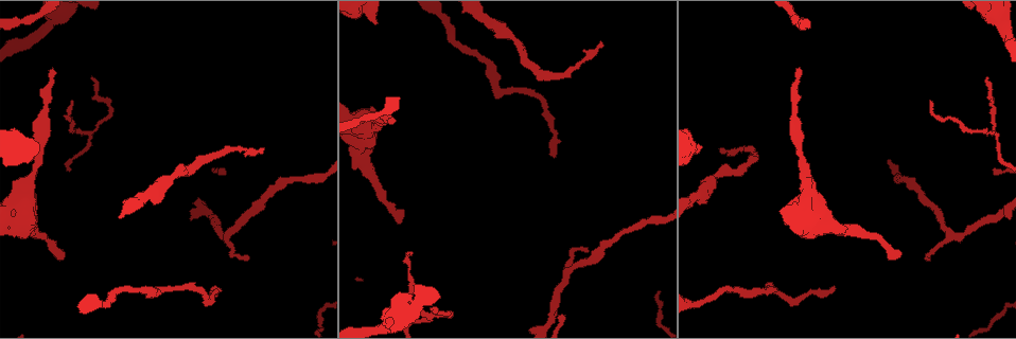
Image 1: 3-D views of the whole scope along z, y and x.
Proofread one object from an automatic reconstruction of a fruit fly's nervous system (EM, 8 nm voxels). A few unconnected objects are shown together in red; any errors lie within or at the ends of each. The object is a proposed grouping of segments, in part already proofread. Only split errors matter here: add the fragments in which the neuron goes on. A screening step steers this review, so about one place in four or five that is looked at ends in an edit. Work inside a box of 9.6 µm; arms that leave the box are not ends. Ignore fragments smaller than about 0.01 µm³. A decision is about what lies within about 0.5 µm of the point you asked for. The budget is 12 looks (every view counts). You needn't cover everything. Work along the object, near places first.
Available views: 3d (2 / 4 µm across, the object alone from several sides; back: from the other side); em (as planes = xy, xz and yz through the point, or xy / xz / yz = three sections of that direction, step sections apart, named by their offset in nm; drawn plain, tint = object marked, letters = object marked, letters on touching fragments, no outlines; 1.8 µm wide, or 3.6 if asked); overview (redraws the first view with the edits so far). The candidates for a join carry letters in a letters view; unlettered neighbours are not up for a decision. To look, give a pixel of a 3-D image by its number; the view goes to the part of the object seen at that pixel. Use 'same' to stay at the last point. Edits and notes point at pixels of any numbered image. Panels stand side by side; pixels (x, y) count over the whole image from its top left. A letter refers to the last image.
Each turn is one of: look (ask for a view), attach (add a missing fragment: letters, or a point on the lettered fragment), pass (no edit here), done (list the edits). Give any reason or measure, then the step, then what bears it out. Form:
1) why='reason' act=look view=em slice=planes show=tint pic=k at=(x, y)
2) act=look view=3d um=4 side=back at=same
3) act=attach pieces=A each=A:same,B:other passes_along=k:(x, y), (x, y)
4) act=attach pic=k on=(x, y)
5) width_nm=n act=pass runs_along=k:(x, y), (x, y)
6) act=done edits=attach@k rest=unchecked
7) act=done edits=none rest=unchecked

why='branch stops here' act=look view=em um=3.6 slice=planes show=letters pic=1 at=(701, 145)

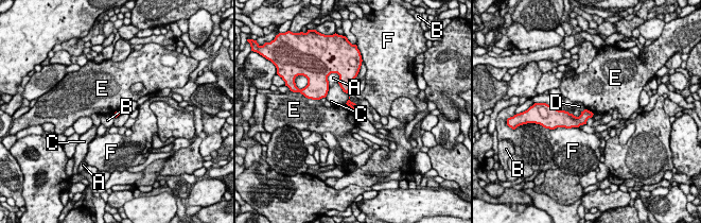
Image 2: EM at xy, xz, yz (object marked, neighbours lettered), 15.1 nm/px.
act=pass each=A:other,B:other,C:other,D:other,E:other,F:other border=2:(346, 103), (357, 110) found='none of them fits'

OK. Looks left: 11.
why='thin end' act=look view=em slice=planes show=letters pic=1 at=(72, 100)

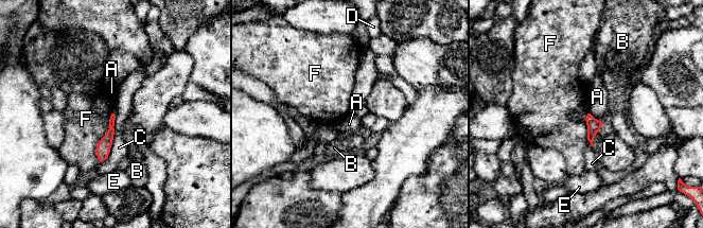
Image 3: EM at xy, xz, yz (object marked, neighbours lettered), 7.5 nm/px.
longest_contact=F:380nm act=pass each=A:other,B:other,C:other,D:other,E:other,F:other runs_along=3:(111, 121), (111, 130), (101, 157) found='no lettered fragment goes on from it'

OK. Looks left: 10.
why='branch stops here' act=look view=3d um=2 pic=1 at=(901, 253)

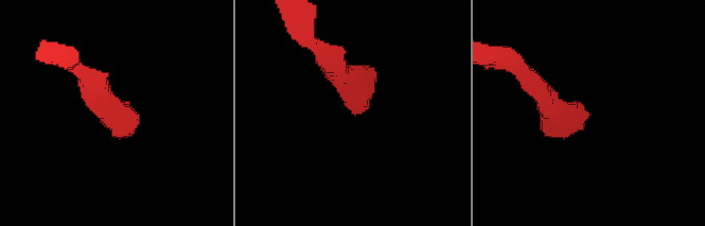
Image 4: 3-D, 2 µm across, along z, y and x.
act=look view=em slice=planes show=letters pic=4 at=(586, 119)

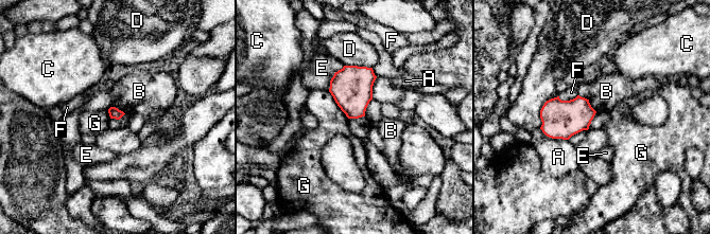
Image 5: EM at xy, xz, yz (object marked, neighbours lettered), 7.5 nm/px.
act=pass each=A:other,B:other,C:other,D:other,E:other,F:other,G:other border=5:(111, 106), (125, 113) found='none of them fits'

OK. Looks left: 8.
act=look view=3d um=4 pic=1 at=(52, 71)

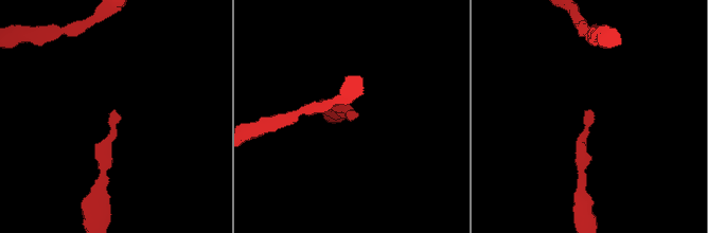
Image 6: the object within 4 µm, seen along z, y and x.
act=look view=em um=3.6 slice=planes show=letters pic=6 at=(111, 115)

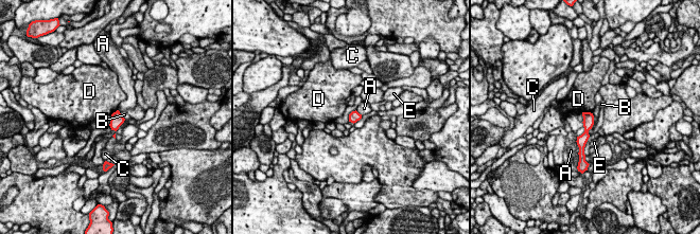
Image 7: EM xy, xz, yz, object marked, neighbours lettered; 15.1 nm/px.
act=pass each=A:other,B:other,C:other,D:other,E:other runs_along=7:(588, 114), (588, 127), (581, 146) found='no lettered fragment goes on from it'

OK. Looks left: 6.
why='abrupt turn' act=look view=3d um=4 pic=1 at=(59, 14)

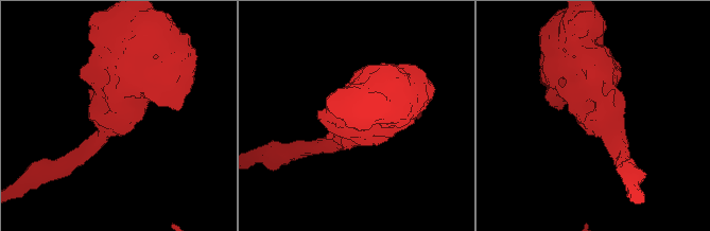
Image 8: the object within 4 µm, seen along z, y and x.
why='shape alone is not enough' act=look view=em slice=planes show=tint pic=8 at=(601, 123)

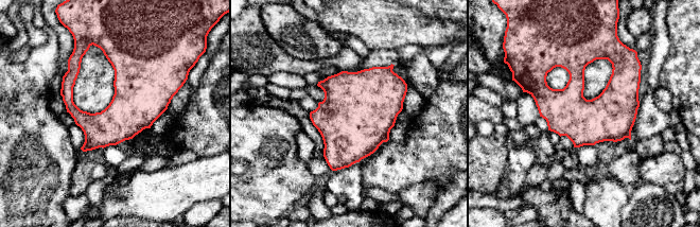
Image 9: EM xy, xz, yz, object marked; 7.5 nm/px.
act=look view=em slice=planes show=letters at=same

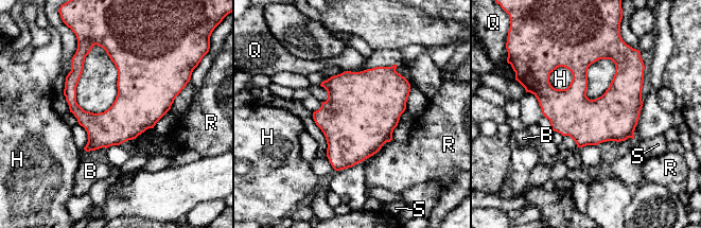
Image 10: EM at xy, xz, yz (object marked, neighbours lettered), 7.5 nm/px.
act=pass each=B:other,H:other,Q:other,R:other,S:other border=10:(391, 139), (372, 156) found='no lettered fragment goes on from it'

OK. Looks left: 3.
why='end of a long branch' act=look view=3d um=2 pic=1 at=(215, 286)

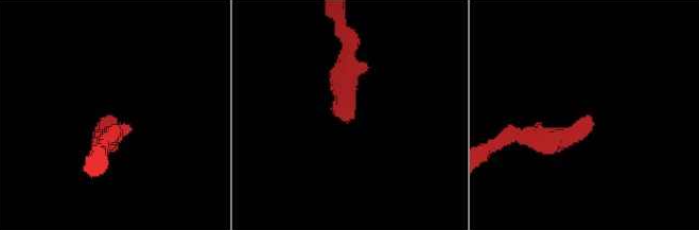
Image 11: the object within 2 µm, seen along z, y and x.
act=look view=em slice=xz step=4 show=letters pic=11 at=(109, 114)

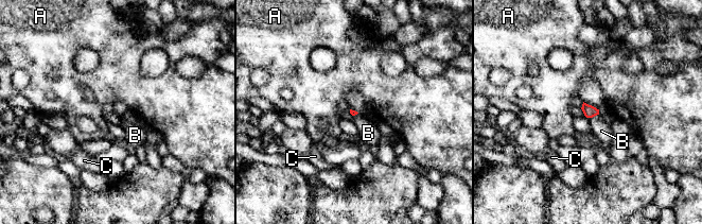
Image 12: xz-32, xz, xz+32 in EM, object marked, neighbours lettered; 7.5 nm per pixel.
act=attach pieces=B each=A:other,B:same,C:other passes_along=12:(589, 110), (593, 116), (601, 131) found='the neuron continues'

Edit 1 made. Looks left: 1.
act=done edits=attach@12 rest=unchecked

